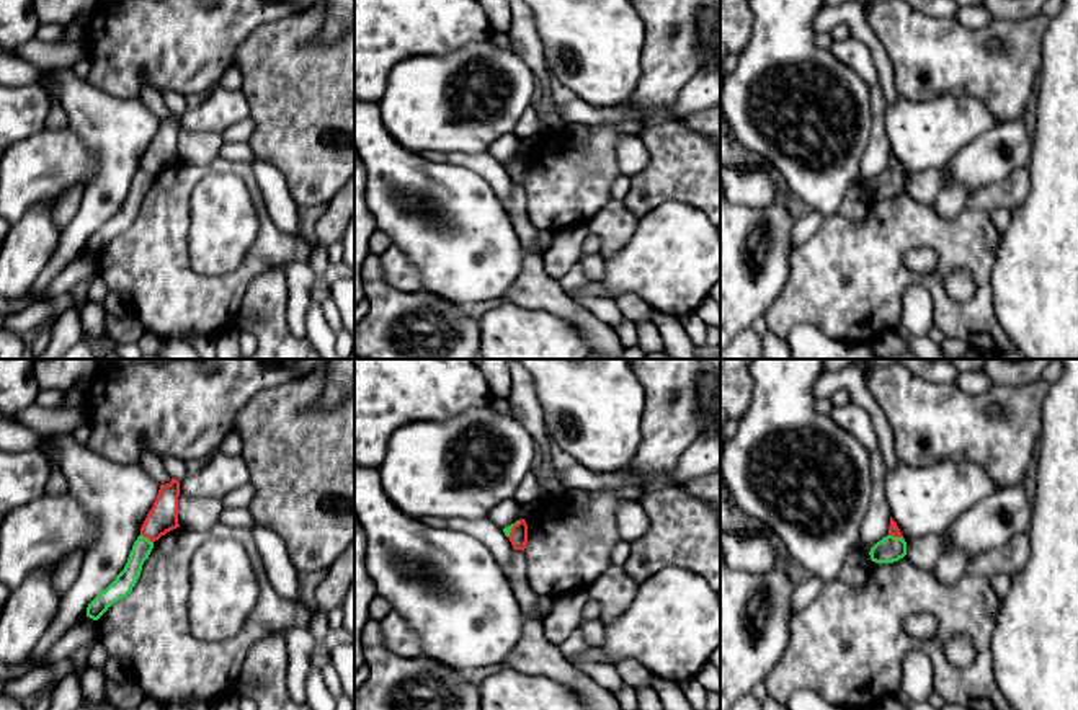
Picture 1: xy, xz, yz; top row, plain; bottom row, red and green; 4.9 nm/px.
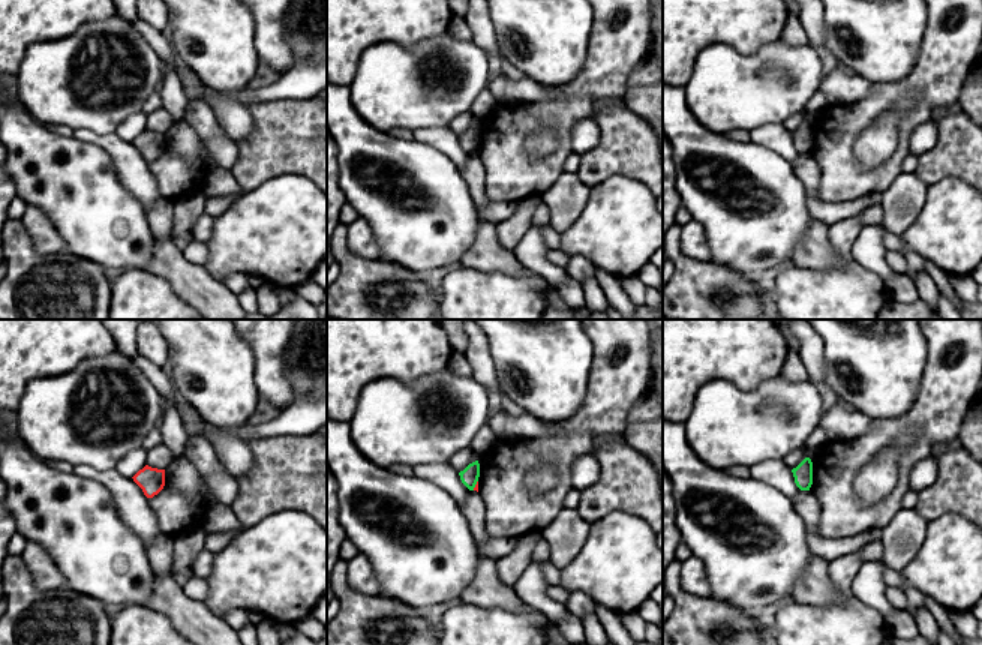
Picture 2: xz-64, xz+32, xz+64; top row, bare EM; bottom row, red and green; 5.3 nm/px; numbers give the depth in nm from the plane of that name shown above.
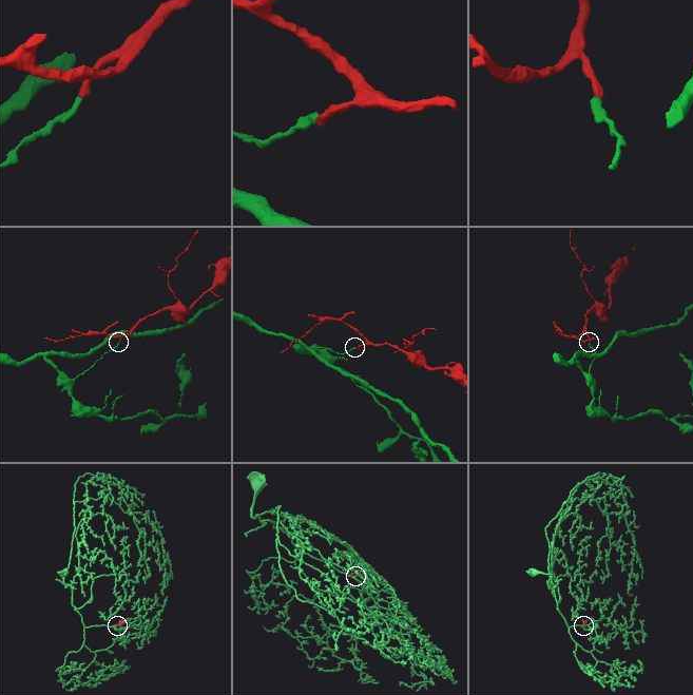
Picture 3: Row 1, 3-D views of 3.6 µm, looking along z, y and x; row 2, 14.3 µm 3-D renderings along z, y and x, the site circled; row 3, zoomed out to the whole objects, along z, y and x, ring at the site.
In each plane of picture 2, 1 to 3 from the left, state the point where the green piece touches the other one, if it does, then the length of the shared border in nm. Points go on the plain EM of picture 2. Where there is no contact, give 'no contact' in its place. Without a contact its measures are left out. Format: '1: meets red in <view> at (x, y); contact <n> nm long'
1: no contact
2: meets red in xz+32 at (476, 149); contact 60 nm long
3: no contact

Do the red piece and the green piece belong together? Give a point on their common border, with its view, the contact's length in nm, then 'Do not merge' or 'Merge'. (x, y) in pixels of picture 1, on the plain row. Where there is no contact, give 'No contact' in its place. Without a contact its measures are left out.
Touches red at yz (895, 170). Shared border 80 nm. Merge

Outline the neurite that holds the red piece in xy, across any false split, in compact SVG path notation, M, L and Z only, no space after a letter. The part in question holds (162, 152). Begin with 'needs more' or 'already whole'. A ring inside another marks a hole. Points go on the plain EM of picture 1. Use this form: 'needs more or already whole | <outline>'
needs more | M172 113L170 118L160 119L157 134L149 145L140 170L132 180L124 204L116 214L101 225L87 242L87 251L98 255L114 237L126 232L136 220L144 196L149 193L154 176L167 166L180 162L178 158L178 131L180 116Z

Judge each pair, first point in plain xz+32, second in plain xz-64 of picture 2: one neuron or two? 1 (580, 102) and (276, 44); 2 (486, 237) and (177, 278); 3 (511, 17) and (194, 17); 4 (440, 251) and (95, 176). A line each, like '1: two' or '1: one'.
1: one
2: one
3: one
4: one

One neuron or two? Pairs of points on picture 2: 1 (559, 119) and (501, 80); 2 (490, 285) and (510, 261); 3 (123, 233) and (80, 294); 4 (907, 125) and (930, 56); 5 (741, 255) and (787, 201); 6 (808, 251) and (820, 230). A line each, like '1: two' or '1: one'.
1: two
2: two
3: two
4: one
5: one
6: one

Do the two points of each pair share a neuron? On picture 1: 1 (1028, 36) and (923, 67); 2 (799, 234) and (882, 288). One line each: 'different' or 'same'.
1: same
2: different

